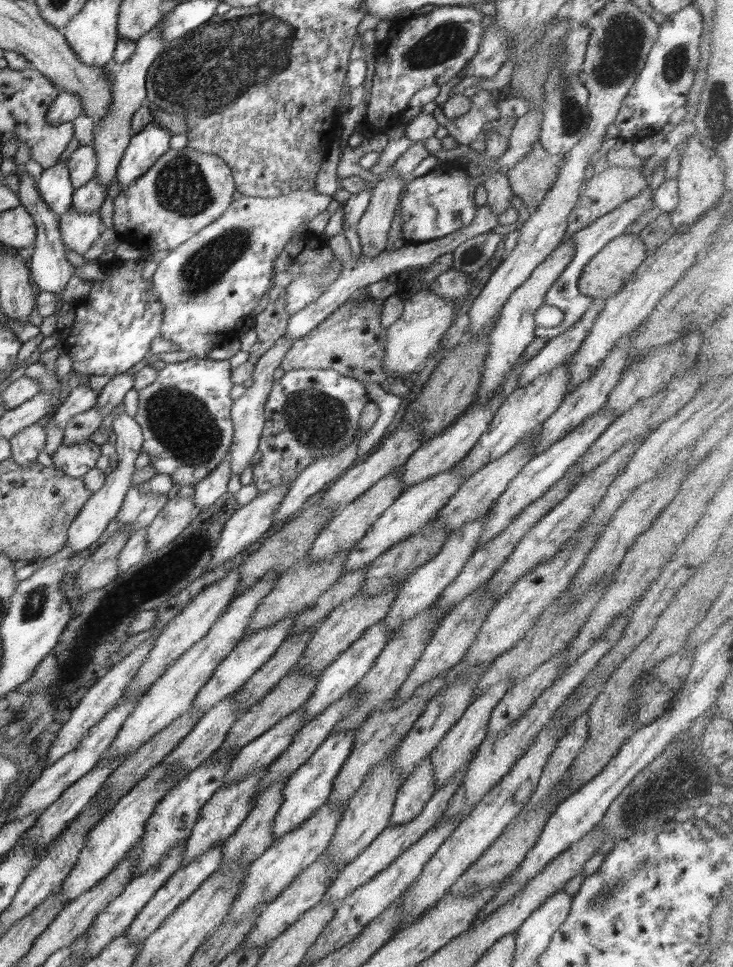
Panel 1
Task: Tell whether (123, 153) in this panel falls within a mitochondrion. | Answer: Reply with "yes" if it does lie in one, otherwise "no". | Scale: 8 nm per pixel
no

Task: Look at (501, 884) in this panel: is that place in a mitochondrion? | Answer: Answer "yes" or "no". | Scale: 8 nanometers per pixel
no

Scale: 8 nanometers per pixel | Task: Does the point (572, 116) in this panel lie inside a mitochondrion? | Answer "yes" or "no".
yes

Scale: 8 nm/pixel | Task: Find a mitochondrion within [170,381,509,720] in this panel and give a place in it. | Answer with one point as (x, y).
(319, 420)

